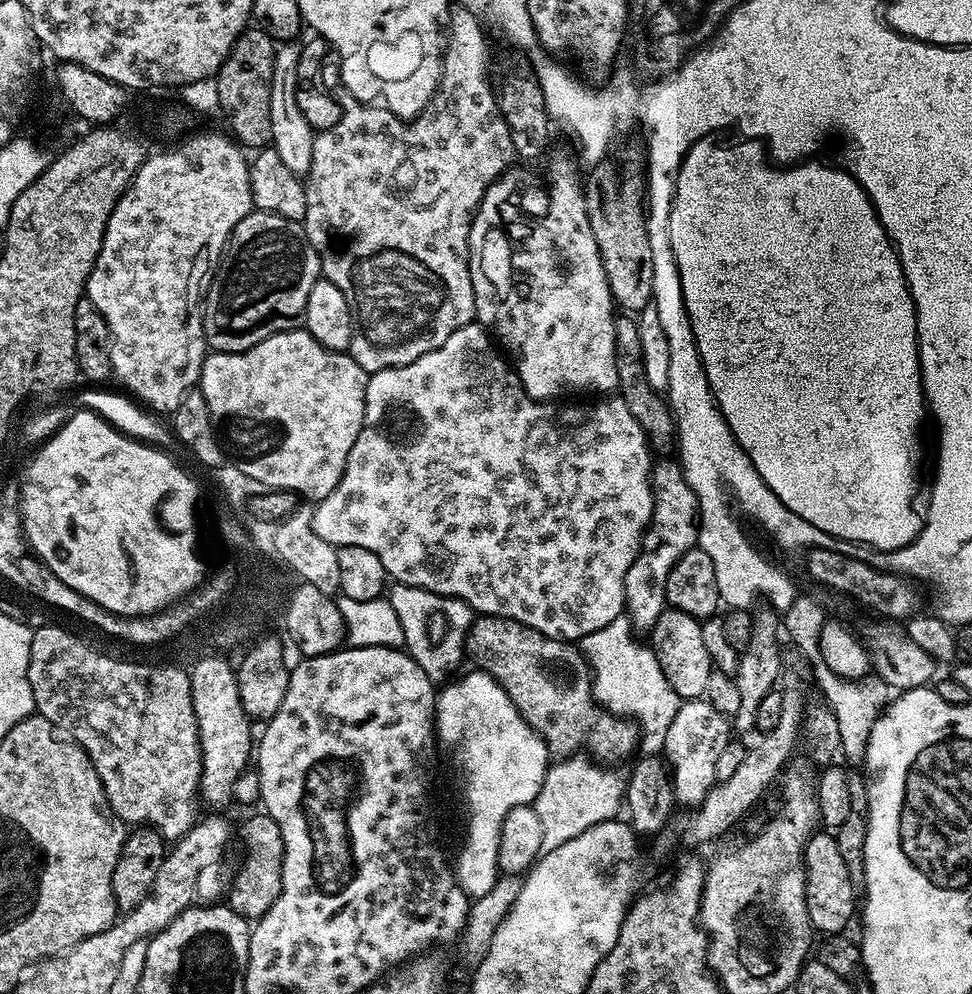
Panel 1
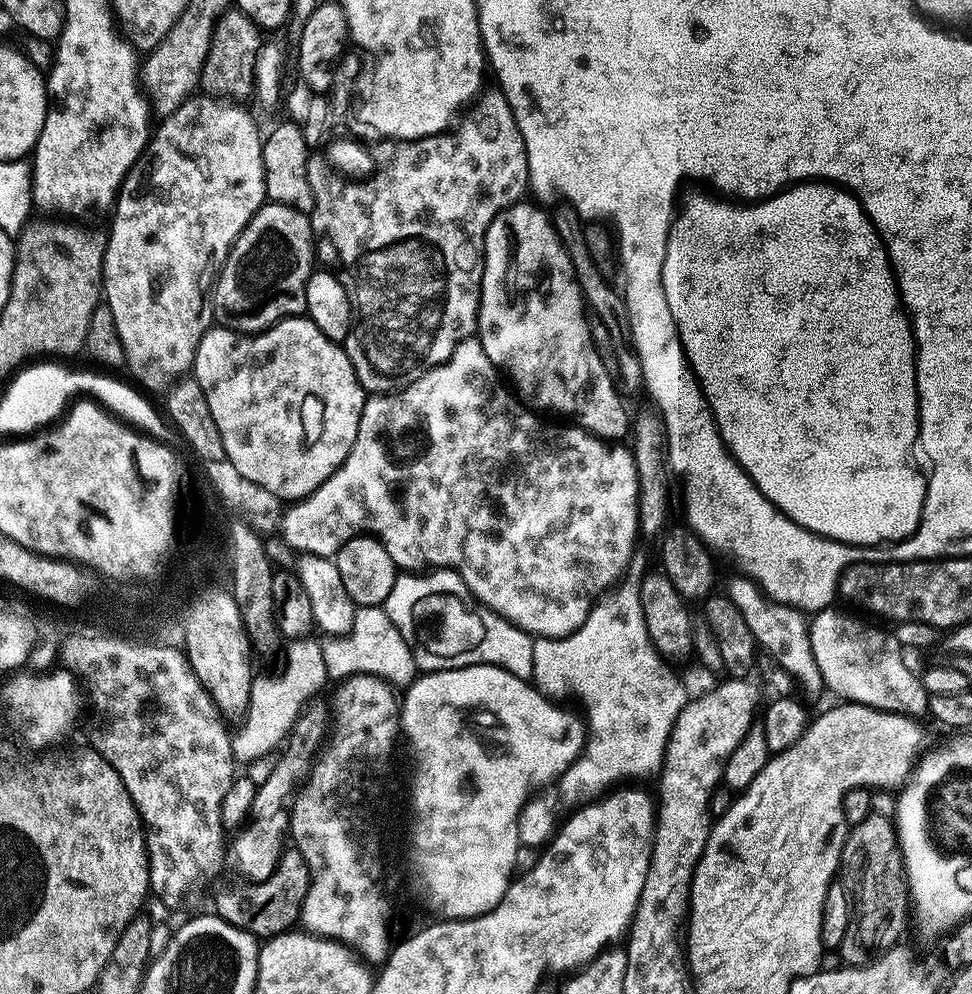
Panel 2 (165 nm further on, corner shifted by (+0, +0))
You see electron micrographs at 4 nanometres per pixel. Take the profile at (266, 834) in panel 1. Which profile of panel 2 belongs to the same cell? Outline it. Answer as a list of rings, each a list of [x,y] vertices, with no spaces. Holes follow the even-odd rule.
[[[294,846],[285,847],[268,878],[245,885],[245,888],[222,893],[216,900],[215,915],[222,917],[230,926],[240,928],[257,938],[281,936],[300,919],[300,907],[304,904],[308,889],[306,858],[302,858],[302,854]]]

